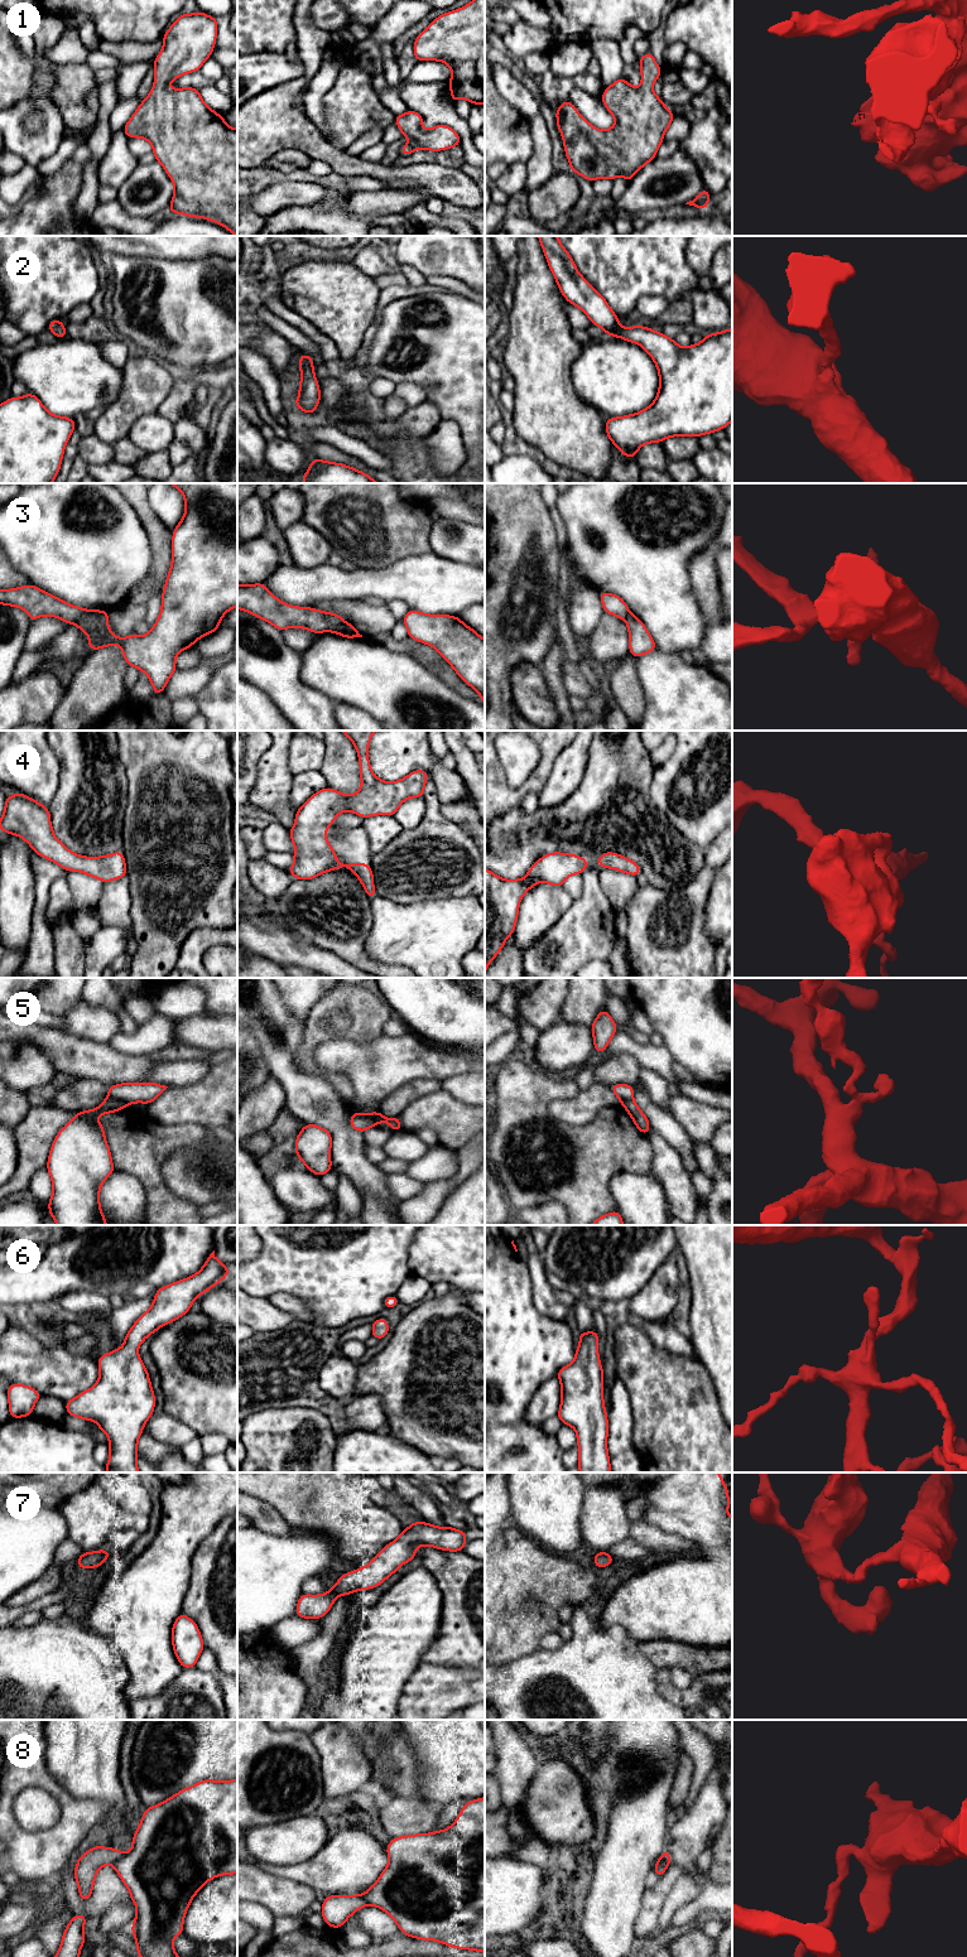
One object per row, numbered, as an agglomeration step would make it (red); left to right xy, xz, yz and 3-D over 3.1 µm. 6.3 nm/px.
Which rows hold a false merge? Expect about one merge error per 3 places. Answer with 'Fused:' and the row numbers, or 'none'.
Fused: 3, 5, 8

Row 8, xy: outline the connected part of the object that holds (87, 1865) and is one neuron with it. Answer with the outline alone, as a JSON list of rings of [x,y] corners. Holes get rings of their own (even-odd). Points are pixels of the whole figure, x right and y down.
[[[95,1846],[78,1857],[73,1876],[78,1884],[81,1901],[91,1898],[98,1869],[105,1865],[114,1865],[121,1855],[120,1850]]]

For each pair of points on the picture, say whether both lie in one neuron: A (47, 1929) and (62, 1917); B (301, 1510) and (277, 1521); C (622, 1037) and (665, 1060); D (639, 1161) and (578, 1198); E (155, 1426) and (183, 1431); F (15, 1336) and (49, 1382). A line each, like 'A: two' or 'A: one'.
A: one
B: two
C: one
D: one
E: one
F: one

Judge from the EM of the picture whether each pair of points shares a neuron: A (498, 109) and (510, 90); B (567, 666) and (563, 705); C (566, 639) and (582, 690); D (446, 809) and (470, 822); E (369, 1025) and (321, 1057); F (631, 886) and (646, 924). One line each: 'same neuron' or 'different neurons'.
A: different neurons
B: different neurons
C: different neurons
D: same neuron
E: different neurons
F: different neurons

